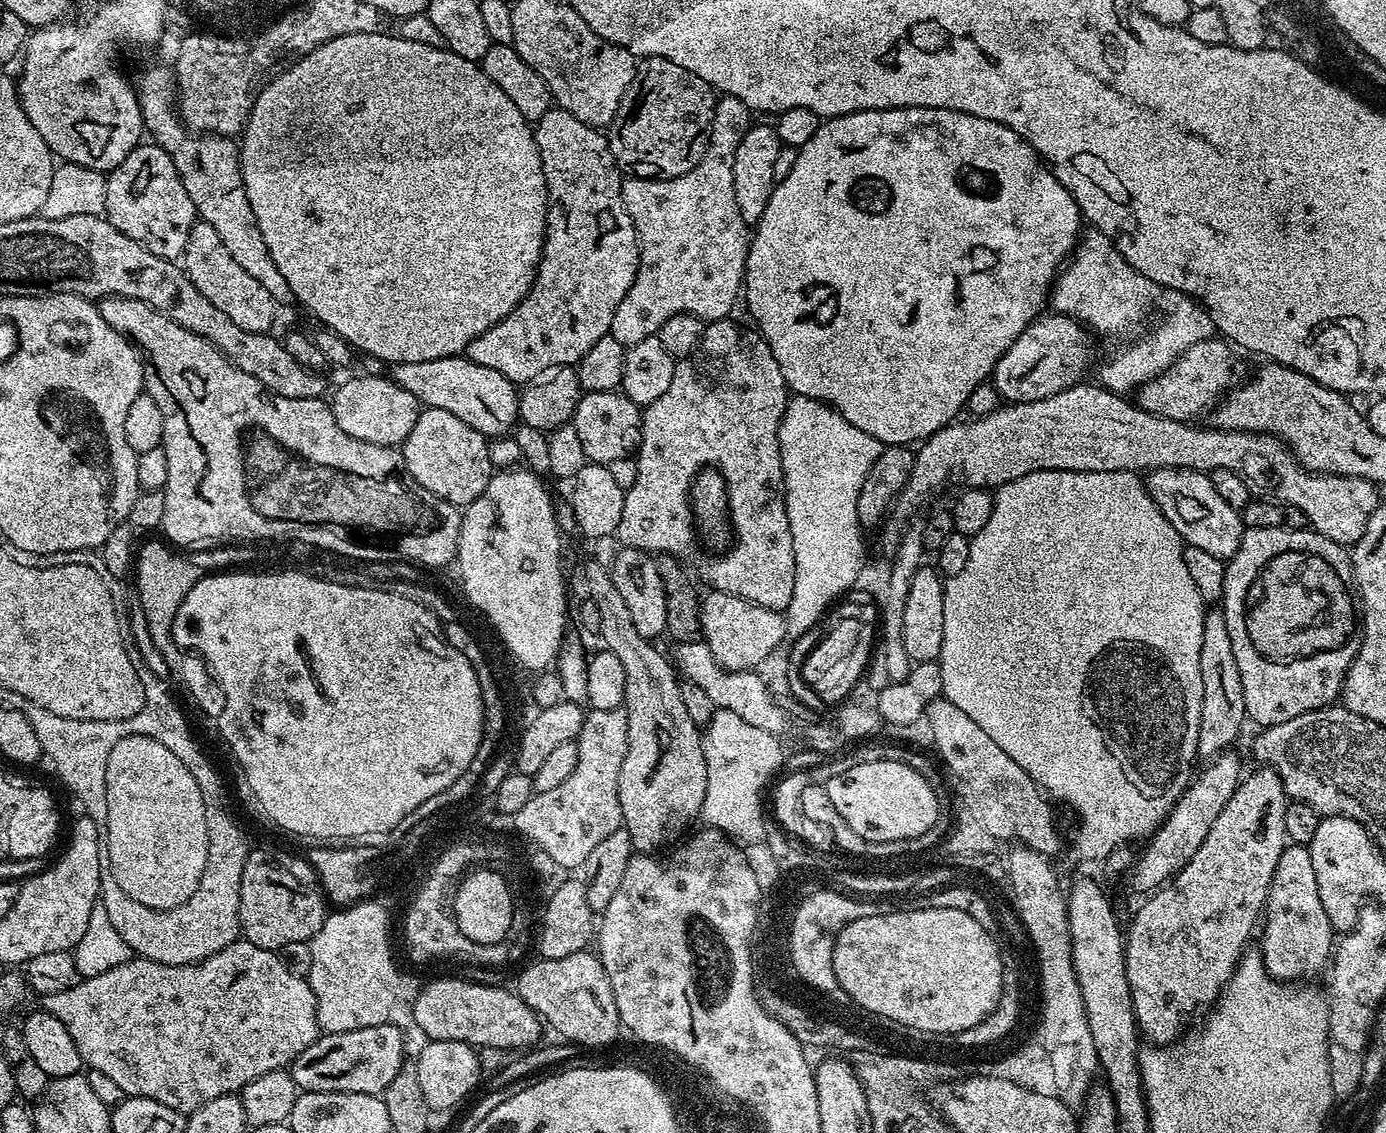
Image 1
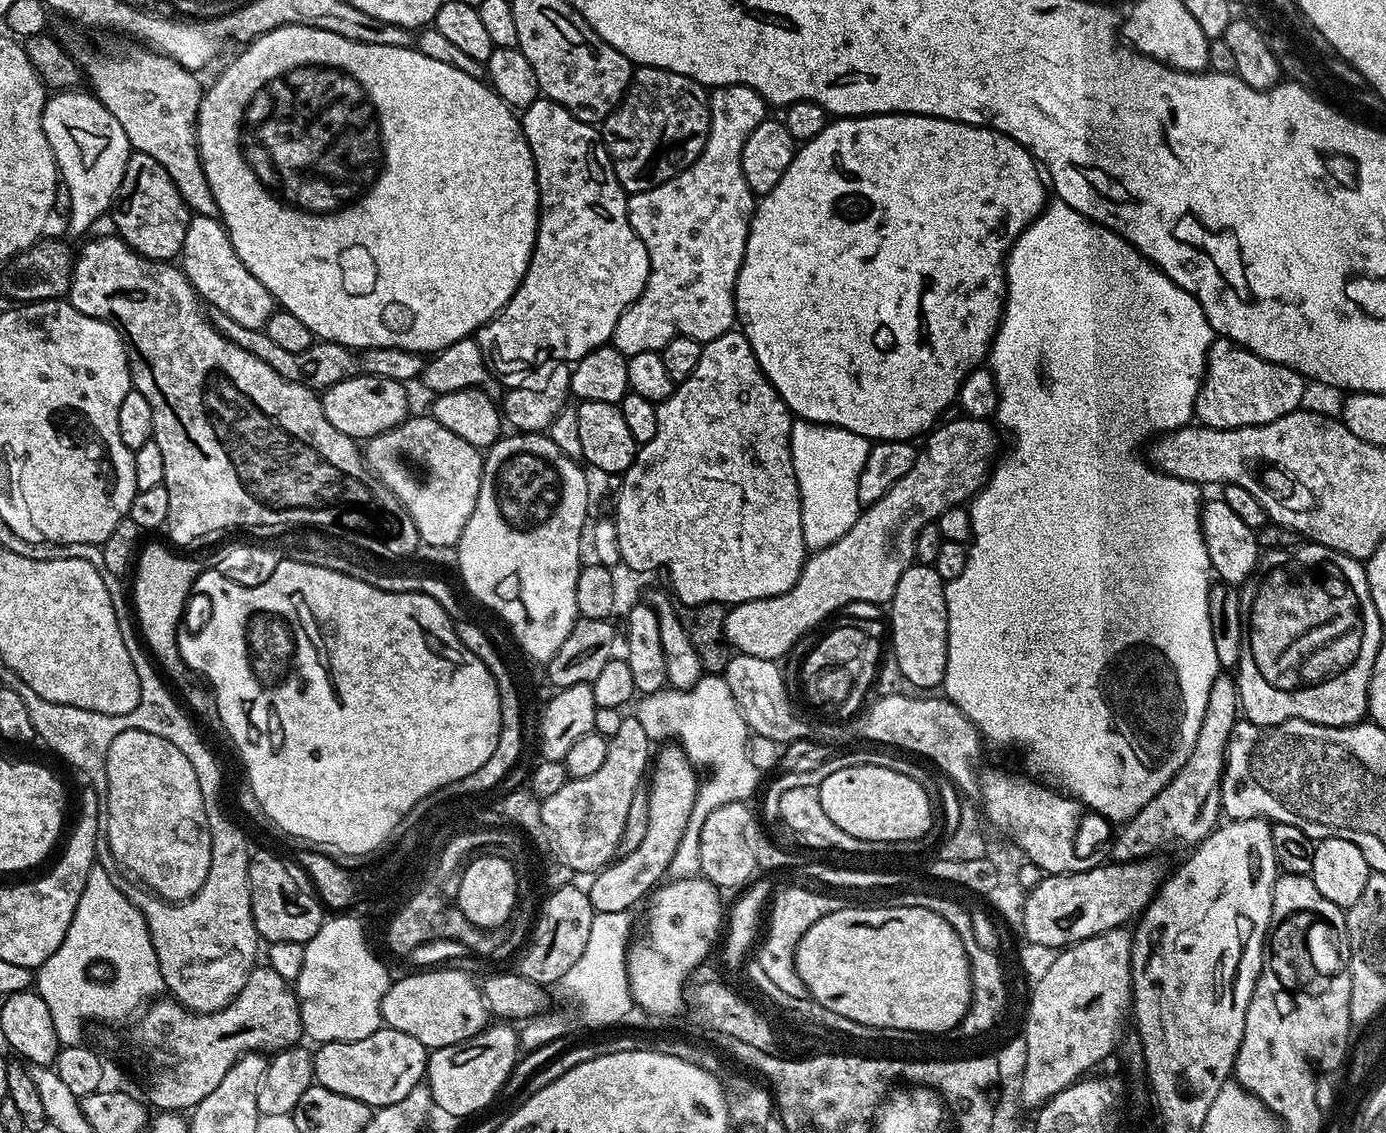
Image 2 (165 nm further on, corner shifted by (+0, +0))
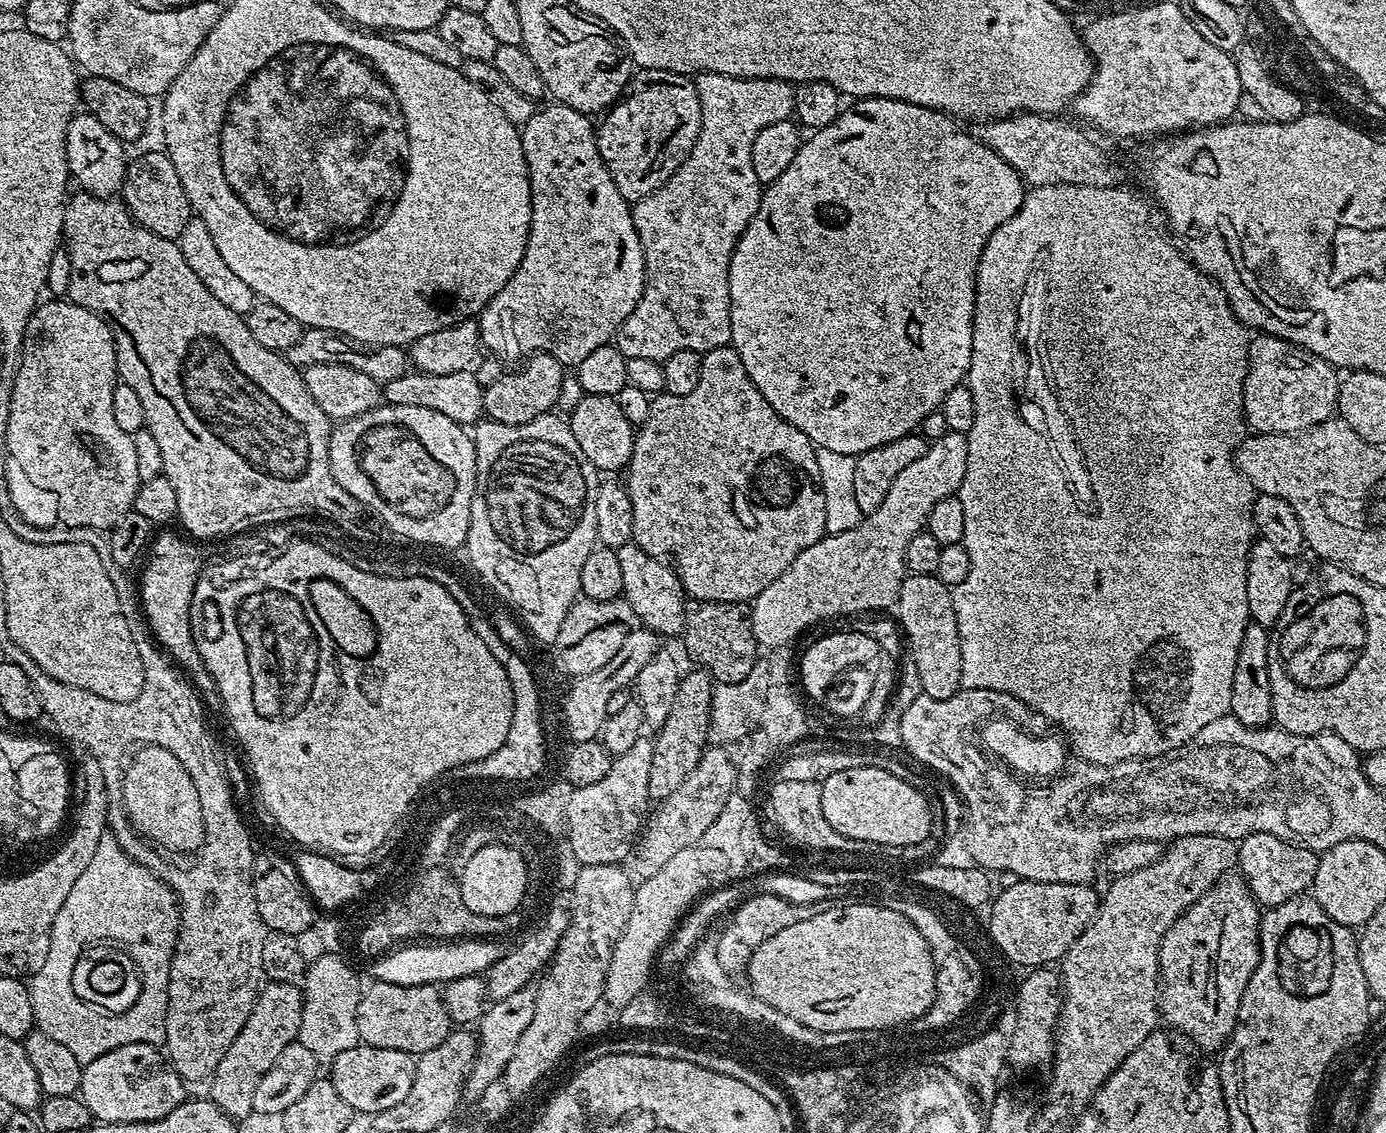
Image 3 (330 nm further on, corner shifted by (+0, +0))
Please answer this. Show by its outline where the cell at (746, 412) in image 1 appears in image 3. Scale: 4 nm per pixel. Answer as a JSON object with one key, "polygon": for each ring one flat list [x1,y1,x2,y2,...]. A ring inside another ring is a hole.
{"polygon":[[725,346,715,348,704,353,702,362,702,374,698,378,698,387,691,394,681,396,669,396,660,394,651,401,649,406,649,417,644,424,639,426,632,441,632,459,628,461,626,475,626,489,629,500,632,503,633,528,631,539,646,554,657,558,669,558,680,577,680,582,684,586,684,591,689,597,697,596,695,599,700,602,709,600,719,600,721,602,752,602,757,596,770,586,781,574,787,570,810,546,814,546,824,539,826,508,824,506,824,496,820,493,820,485,817,477,817,449,812,443,812,439,802,430,798,430,786,418,782,418,766,402,764,395,754,386,750,374,746,374,746,366,742,366,742,358,736,353,735,348]]}

